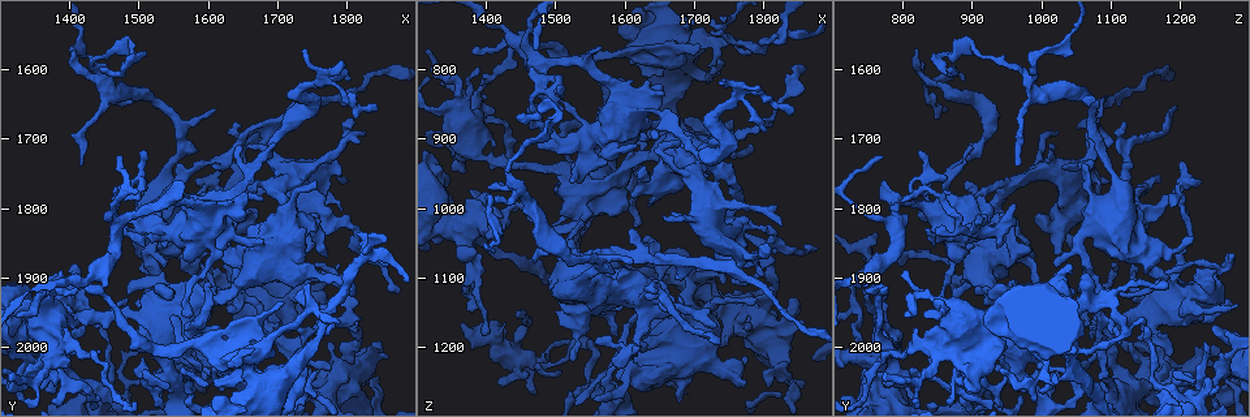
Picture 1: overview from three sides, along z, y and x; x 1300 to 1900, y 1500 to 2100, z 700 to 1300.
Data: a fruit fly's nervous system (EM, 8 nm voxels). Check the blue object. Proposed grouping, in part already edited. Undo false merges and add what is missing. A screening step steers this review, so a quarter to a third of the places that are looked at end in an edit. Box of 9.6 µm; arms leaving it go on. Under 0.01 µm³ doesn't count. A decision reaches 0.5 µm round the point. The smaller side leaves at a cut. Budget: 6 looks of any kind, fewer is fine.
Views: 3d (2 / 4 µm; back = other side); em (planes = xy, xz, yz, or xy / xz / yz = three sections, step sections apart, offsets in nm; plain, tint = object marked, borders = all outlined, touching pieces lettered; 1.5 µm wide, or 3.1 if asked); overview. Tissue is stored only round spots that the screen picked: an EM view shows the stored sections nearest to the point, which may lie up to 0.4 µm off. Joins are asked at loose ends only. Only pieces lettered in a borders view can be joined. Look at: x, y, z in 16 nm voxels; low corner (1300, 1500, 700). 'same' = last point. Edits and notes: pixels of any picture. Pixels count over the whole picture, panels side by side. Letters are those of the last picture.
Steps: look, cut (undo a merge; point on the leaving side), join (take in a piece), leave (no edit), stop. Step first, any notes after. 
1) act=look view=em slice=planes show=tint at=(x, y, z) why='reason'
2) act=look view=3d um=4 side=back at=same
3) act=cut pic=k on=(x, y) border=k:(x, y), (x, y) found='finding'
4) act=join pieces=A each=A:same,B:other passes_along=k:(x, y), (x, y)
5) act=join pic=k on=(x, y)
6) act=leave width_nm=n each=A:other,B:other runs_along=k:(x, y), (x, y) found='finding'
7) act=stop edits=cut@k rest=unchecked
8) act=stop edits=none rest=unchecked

act=look view=3d um=2 at=(1405, 1575, 1000) why='abrupt turn'

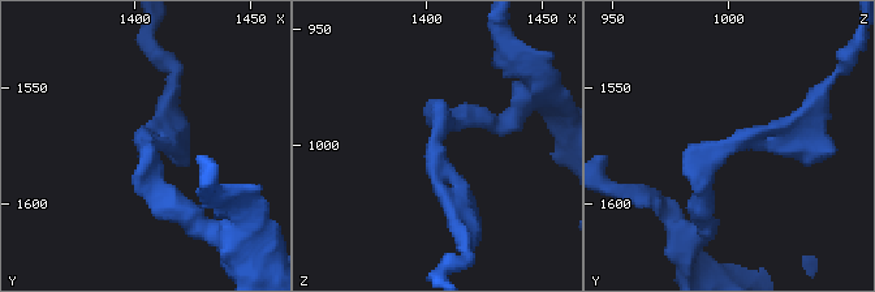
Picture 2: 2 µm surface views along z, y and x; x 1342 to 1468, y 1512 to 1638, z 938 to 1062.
act=look view=em slice=xy step=8 show=plain at=(1407, 1577, 999)

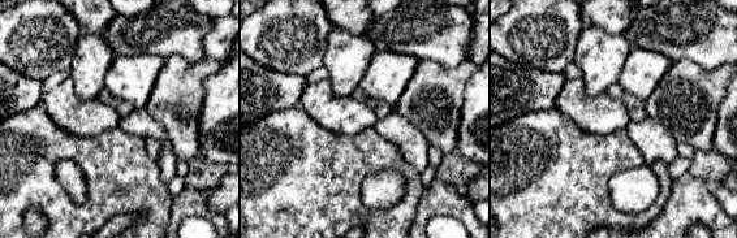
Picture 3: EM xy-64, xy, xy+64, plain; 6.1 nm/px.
act=look view=em slice=xy step=8 show=borders at=same why='what lies round it'

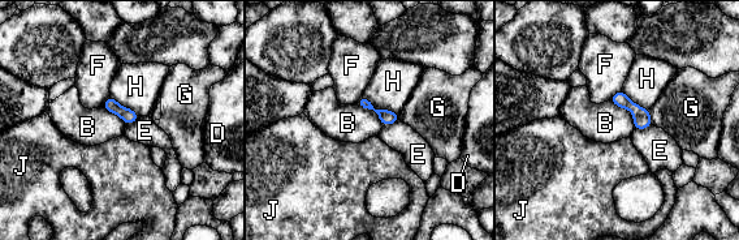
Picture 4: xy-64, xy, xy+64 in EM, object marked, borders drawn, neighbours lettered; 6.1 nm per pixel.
act=leave each=B:other,D:other,E:other,F:other,G:other,H:other,J:other border=4:(651, 124), (635, 129) found='continuous, no second neuron'

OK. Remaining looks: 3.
act=look view=em slice=yz step=8 show=borders at=(1805, 1615, 890) why='thin end'

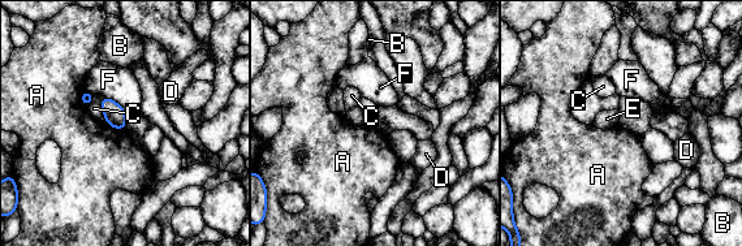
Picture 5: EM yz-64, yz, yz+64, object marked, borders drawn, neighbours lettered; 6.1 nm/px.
act=leave longest_contact=F:160nm each=A:other,B:other,C:other,D:other,E:other,F:other border=5:(83, 89), (81, 103), (85, 107) found='no lettered piece goes on from it'

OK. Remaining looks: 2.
act=look view=em slice=planes show=borders at=(1655, 1825, 930) why='stops while still wide'

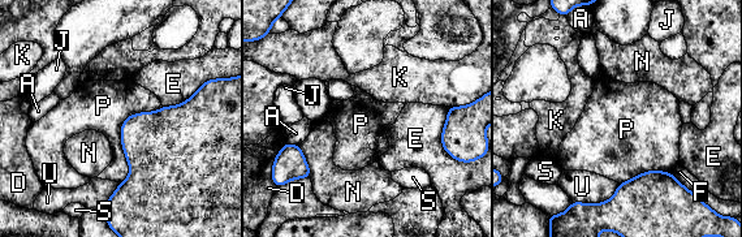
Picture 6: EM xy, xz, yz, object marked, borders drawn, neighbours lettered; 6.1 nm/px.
act=leave each=A:other,D:other,E:other,F:other,J:other,K:other,N:other,P:other,S:other,U:other border=6:(162, 106), (123, 123), (120, 182) found='no lettered piece goes on from it'

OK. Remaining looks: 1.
act=stop edits=none rest=unchecked

